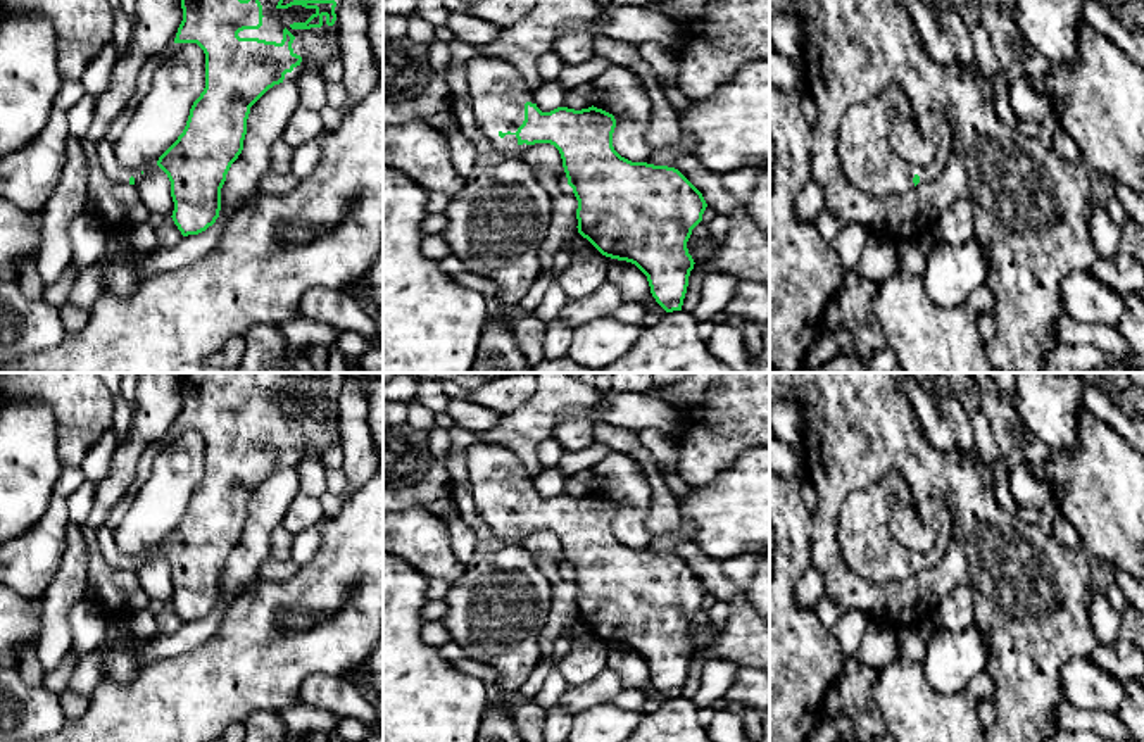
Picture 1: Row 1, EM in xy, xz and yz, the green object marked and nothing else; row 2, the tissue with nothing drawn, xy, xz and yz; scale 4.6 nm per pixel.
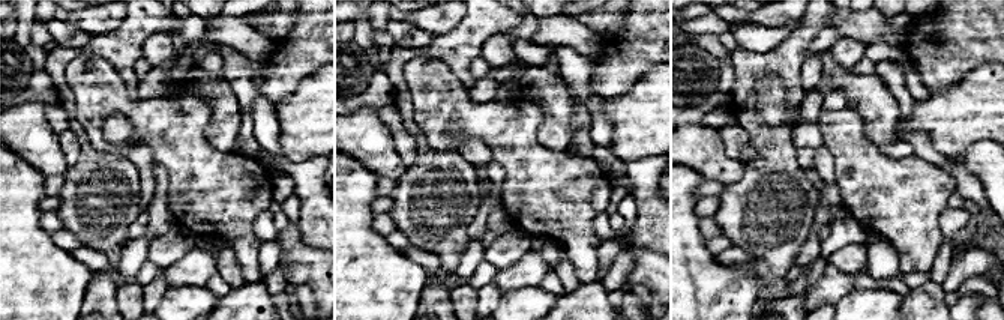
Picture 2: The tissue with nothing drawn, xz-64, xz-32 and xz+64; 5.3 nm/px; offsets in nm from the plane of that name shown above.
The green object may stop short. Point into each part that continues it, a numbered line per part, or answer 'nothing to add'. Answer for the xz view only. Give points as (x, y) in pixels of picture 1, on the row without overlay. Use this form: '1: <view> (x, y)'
1: xz (497, 480)

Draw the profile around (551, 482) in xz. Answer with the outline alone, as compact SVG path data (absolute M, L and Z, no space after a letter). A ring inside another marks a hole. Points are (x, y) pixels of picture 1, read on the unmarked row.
M557 466L544 469L537 478L533 478L535 490L542 499L563 494L566 481L568 476Z

